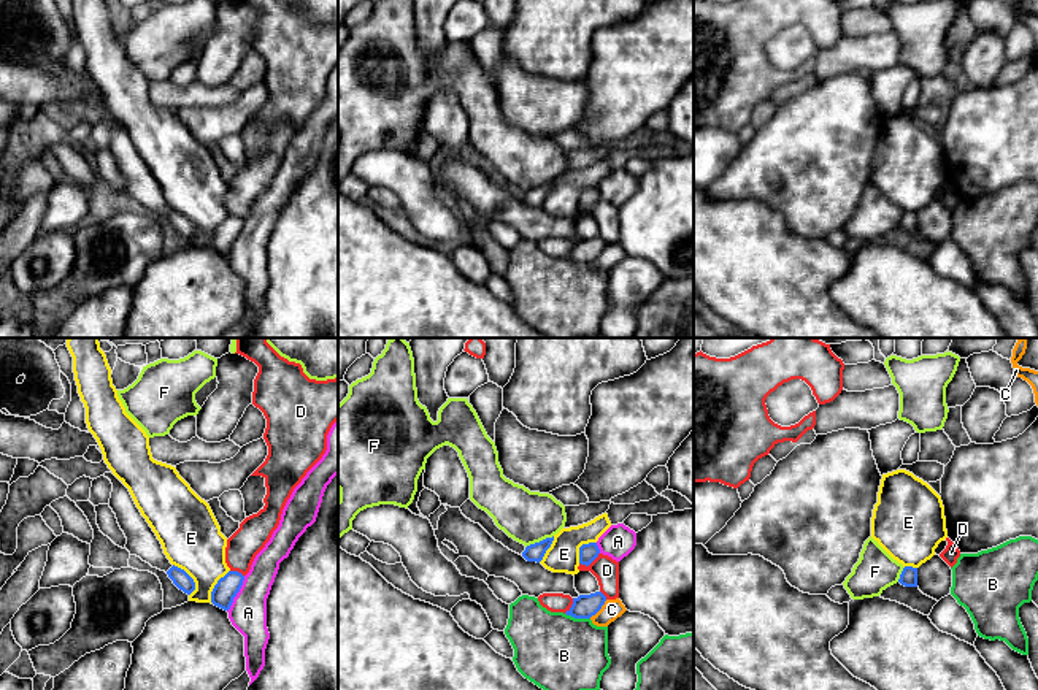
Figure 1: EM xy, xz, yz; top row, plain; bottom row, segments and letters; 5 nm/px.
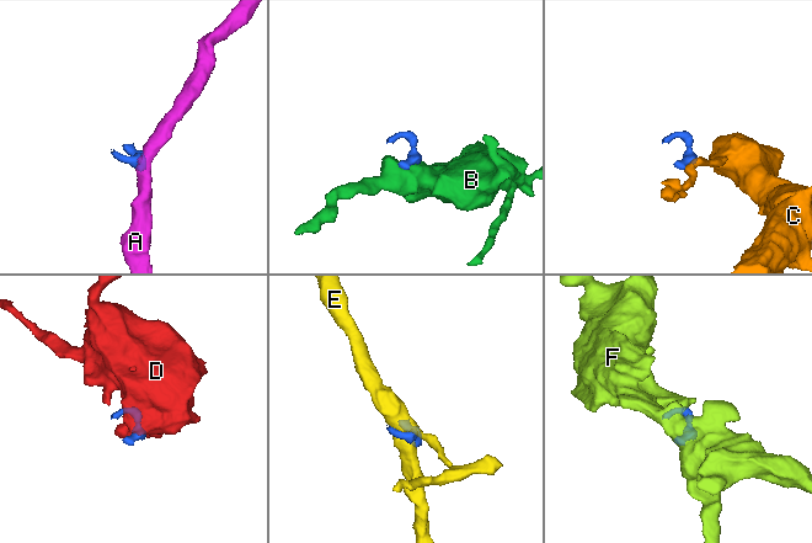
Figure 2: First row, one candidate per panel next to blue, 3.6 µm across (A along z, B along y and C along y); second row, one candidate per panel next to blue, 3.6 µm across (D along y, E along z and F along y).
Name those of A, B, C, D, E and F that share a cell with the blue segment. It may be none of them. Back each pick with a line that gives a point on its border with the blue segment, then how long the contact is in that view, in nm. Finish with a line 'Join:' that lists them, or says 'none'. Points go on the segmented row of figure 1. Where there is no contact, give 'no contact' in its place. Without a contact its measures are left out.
Join: none

